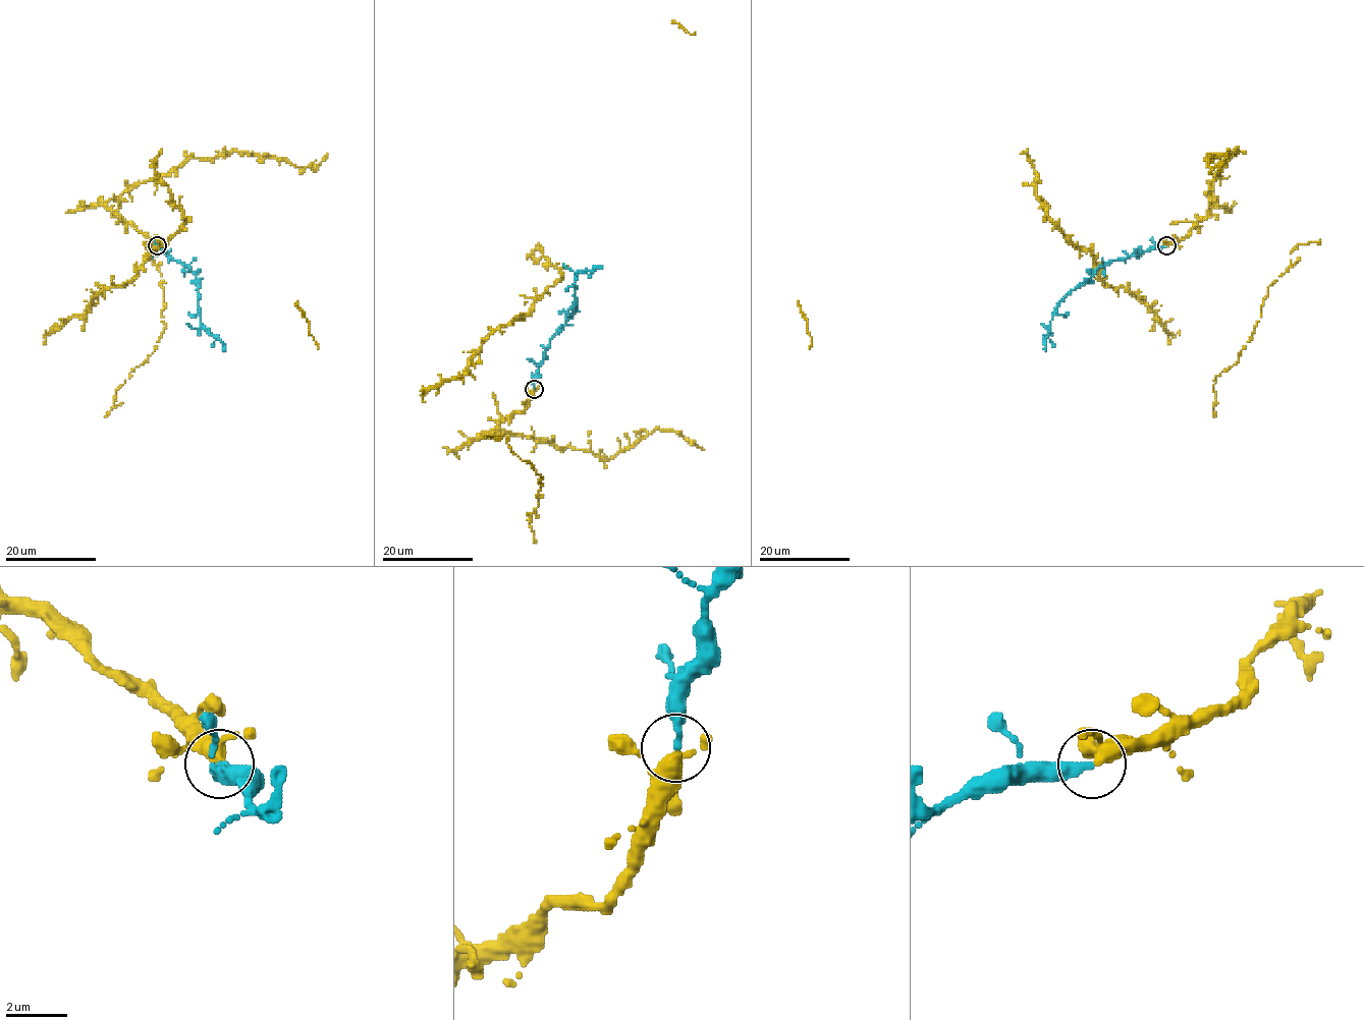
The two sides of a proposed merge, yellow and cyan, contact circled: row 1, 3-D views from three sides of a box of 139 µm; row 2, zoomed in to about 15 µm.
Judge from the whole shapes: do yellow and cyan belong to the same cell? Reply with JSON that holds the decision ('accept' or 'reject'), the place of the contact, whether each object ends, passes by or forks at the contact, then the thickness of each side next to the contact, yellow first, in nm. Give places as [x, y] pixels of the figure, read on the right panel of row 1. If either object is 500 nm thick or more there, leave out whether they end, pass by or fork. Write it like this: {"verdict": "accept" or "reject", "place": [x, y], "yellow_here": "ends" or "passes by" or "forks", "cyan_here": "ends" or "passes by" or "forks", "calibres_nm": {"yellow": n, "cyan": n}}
{"verdict": "accept", "place": [1166, 245], "yellow_here": "ends", "cyan_here": "ends", "calibres_nm": {"yellow": 440, "cyan": 320}}

